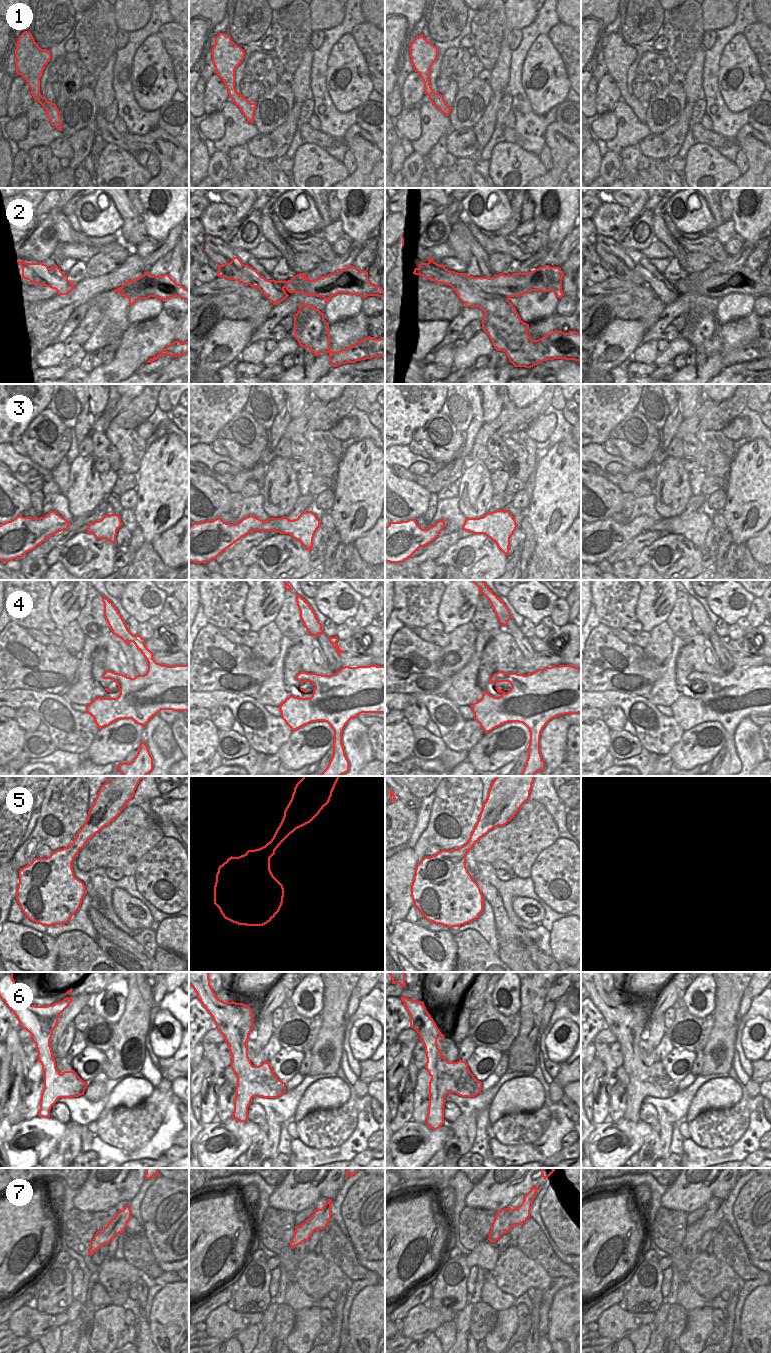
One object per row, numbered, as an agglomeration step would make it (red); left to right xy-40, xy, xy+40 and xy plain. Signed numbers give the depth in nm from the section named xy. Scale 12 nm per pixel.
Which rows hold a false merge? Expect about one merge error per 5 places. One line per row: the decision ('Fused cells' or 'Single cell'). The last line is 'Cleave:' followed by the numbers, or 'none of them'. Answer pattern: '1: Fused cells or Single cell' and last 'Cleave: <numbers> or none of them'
1: Single cell
2: Fused cells
3: Single cell
4: Single cell
5: Single cell
6: Single cell
7: Fused cells
Cleave: 2, 7

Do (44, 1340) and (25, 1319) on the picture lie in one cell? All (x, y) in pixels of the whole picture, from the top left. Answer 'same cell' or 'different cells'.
different cells

